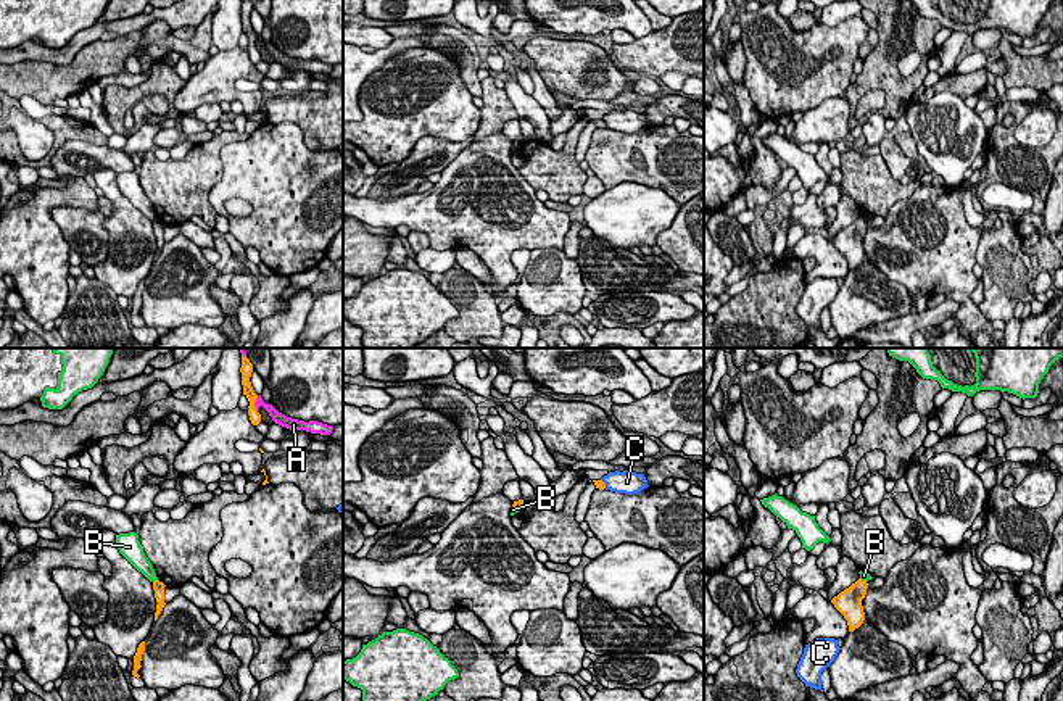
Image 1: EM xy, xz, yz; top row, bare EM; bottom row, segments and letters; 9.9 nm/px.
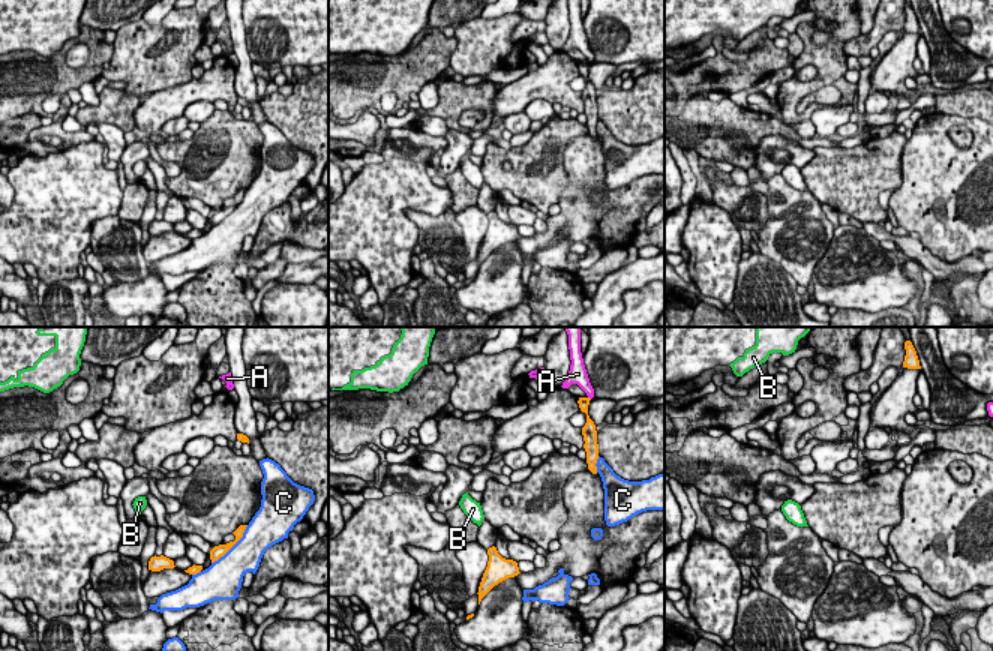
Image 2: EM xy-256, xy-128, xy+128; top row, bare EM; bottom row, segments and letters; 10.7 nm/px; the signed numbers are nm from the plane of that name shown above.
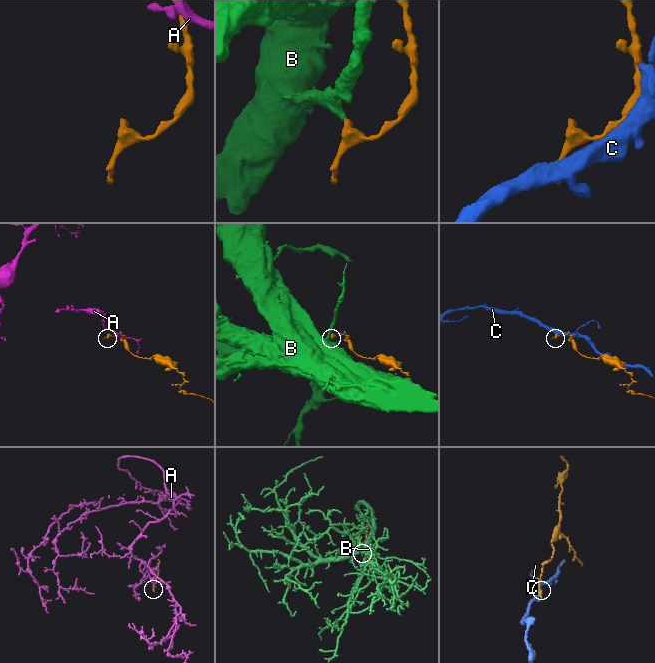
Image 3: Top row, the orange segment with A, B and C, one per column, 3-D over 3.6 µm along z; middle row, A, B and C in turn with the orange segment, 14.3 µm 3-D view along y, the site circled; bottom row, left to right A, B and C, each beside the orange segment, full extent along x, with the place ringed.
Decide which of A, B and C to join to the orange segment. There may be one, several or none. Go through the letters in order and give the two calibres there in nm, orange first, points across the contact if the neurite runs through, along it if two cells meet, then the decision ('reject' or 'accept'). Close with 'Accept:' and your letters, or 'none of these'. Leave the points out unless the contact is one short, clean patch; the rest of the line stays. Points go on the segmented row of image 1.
A: 120 nm thick on the orange side, 90 nm on the other; reject
B: 120 nm thick on the orange side, 160 nm on the other; border along xy (157, 579), (153, 582); reject
C: 90 nm thick on the orange side, 240 nm on the other; reject
Accept: none of these

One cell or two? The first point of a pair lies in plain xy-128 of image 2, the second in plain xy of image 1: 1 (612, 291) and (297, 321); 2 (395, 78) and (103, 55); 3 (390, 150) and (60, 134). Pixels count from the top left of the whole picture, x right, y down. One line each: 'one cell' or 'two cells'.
1: one cell
2: one cell
3: two cells

